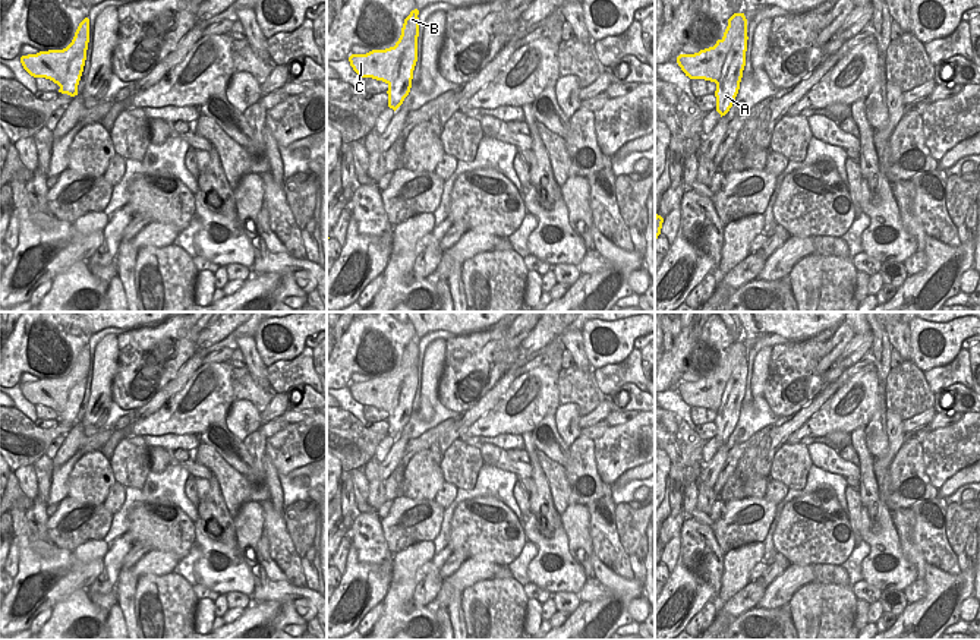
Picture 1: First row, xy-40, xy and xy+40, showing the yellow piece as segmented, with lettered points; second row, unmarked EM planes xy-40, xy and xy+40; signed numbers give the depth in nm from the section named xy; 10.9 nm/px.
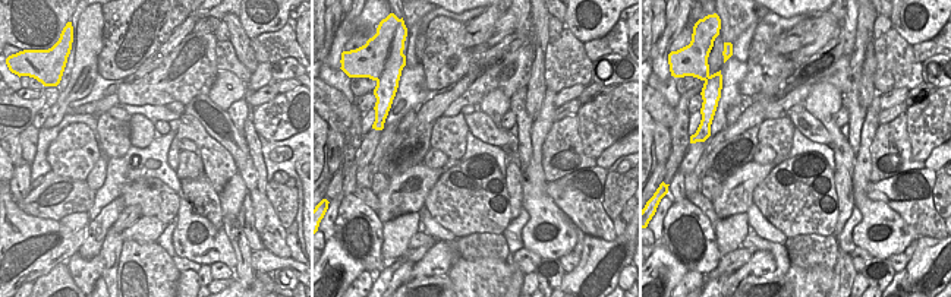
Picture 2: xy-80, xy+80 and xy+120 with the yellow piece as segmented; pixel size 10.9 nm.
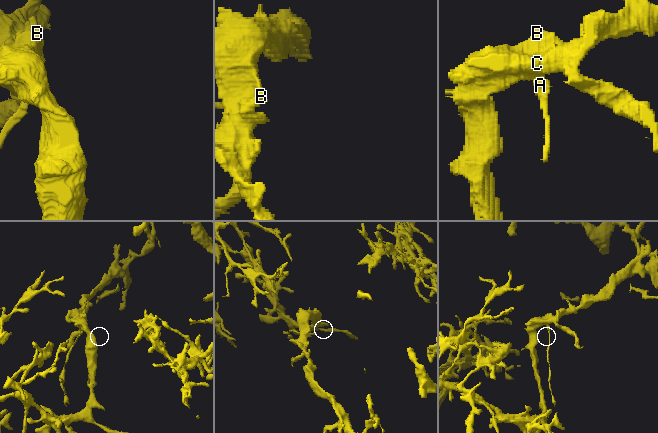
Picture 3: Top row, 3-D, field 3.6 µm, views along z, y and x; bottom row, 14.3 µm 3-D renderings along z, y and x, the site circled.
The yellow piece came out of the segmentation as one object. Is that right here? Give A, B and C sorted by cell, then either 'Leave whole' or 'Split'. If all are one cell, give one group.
Groups: A / B C. Split

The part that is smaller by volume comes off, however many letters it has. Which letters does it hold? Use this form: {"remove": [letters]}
{"remove": ["A"]}

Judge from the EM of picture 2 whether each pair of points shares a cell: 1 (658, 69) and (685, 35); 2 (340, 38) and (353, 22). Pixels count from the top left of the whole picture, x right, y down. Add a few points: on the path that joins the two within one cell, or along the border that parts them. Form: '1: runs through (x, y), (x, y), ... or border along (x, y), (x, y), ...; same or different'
1: border along (686, 24), (668, 51); different
2: border along (337, 28), (349, 38); different

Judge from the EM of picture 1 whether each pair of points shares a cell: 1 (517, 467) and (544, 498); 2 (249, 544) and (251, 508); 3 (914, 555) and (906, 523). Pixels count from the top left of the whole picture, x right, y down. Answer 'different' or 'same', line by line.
1: different
2: same
3: same

